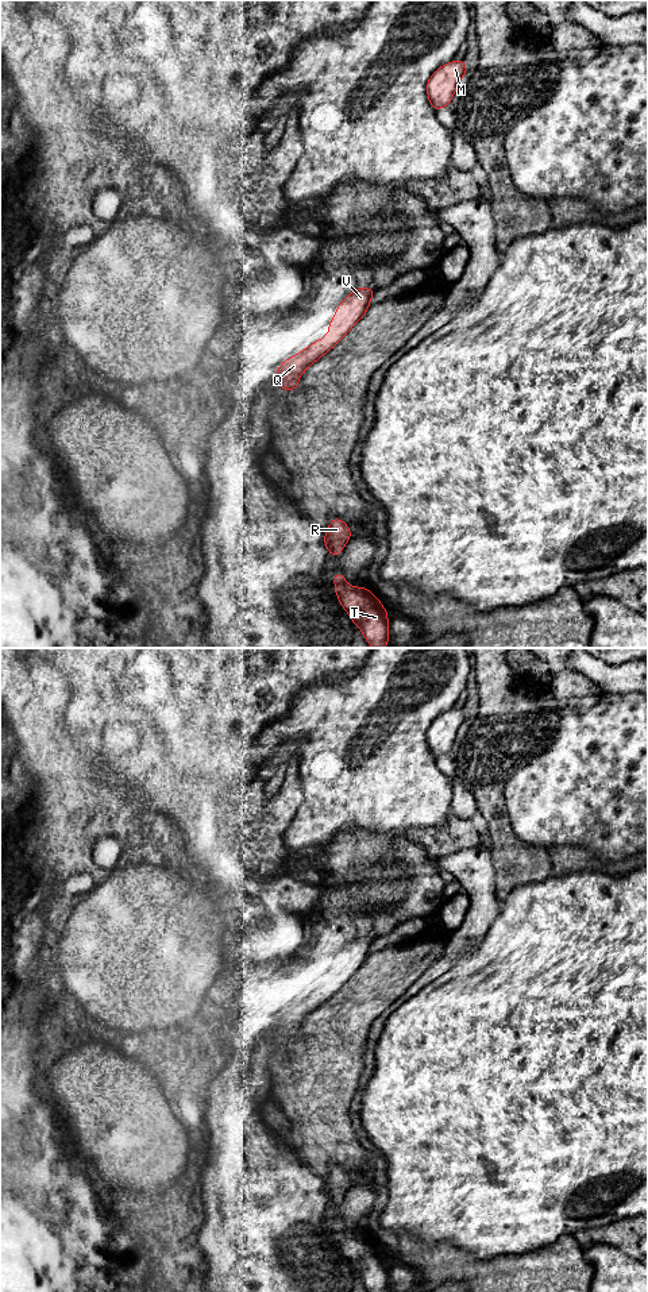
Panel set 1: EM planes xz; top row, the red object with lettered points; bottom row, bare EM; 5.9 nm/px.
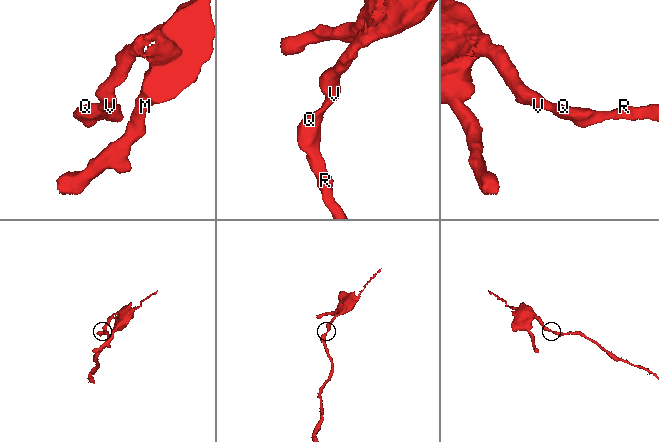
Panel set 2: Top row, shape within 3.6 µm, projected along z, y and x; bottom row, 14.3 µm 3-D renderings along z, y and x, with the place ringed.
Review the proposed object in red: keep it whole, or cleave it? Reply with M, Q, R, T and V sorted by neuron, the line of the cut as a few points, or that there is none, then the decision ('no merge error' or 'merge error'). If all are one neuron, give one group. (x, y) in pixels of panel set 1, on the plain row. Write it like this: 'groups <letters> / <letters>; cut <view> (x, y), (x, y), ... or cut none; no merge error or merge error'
groups M Q R T V; cut none; no merge error

